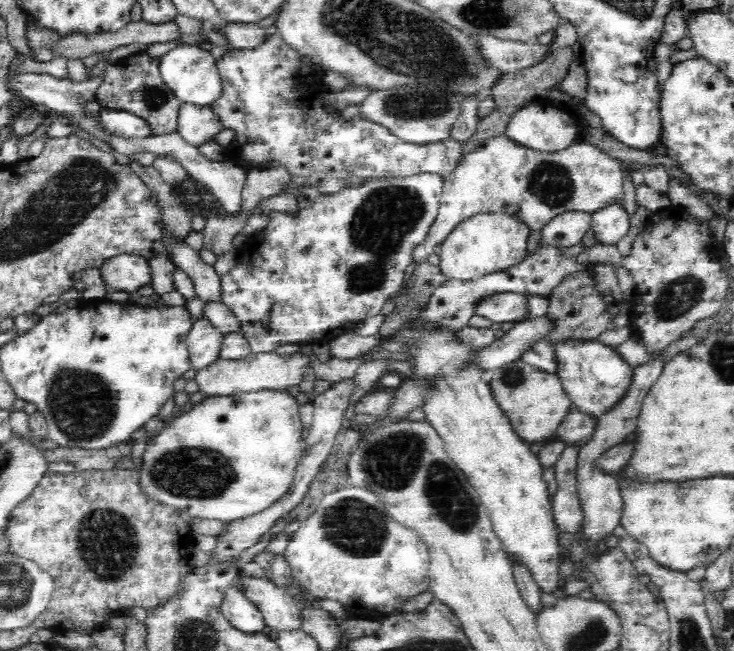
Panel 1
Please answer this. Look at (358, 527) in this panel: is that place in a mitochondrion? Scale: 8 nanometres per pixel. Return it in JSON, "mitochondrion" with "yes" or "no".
{"mitochondrion":"yes"}

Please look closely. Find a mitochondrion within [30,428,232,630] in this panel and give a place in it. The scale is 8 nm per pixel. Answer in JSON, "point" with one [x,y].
{"point":[107,541]}

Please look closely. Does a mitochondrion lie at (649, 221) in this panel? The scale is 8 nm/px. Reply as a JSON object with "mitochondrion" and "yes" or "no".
{"mitochondrion":"no"}

